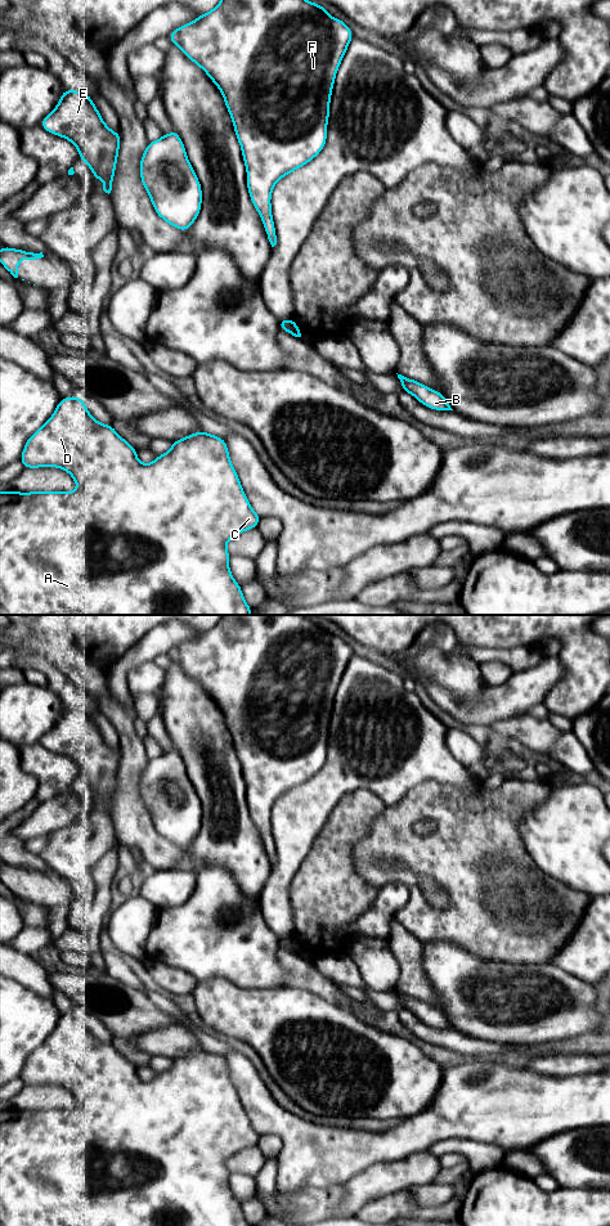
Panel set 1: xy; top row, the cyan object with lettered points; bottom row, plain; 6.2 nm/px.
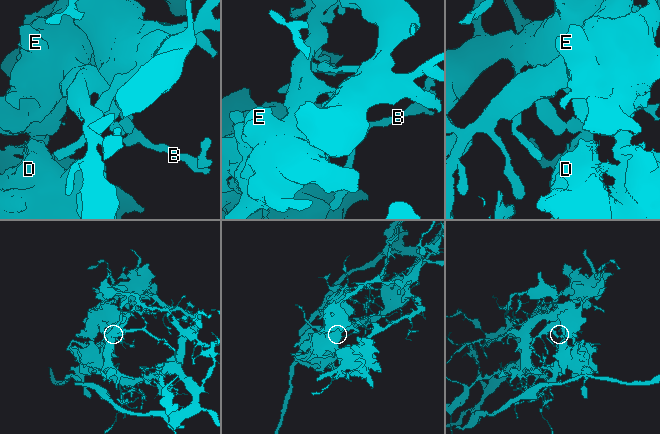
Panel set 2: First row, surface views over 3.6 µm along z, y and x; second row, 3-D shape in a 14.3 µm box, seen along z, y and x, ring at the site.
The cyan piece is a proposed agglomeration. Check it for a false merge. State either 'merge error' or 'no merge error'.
merge error

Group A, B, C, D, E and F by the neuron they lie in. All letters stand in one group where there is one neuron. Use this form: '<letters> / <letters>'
A C D E / B F

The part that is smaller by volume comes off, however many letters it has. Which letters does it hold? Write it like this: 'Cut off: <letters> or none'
Cut off: B, F

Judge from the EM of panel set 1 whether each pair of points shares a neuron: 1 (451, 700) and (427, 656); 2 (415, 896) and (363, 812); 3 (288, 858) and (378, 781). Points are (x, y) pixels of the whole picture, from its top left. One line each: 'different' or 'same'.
1: different
2: different
3: same

